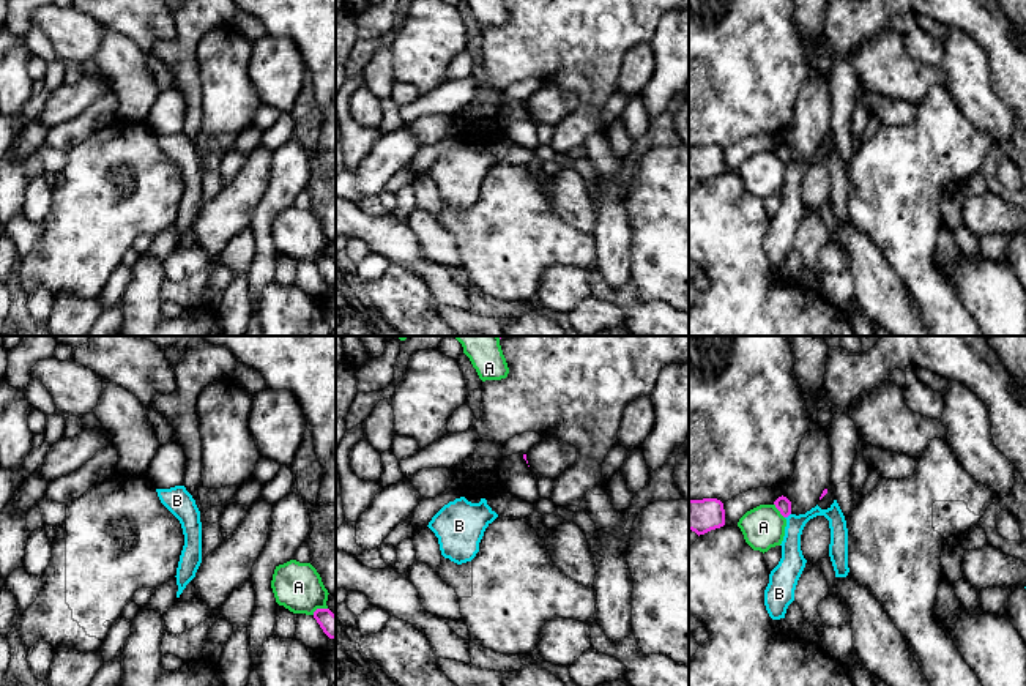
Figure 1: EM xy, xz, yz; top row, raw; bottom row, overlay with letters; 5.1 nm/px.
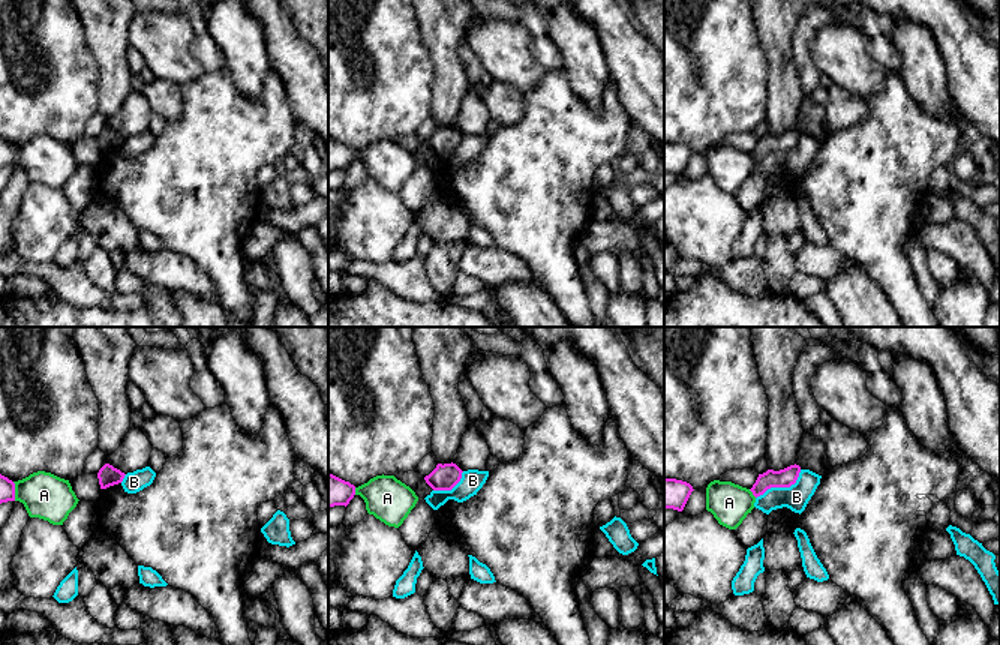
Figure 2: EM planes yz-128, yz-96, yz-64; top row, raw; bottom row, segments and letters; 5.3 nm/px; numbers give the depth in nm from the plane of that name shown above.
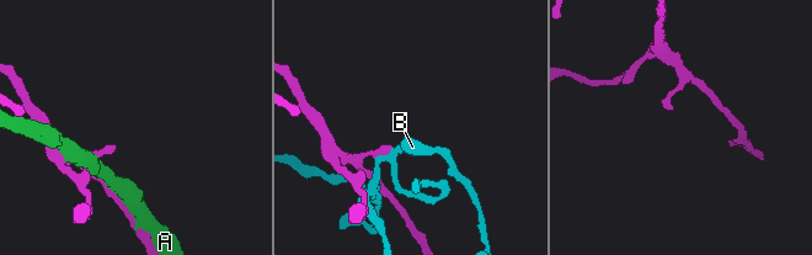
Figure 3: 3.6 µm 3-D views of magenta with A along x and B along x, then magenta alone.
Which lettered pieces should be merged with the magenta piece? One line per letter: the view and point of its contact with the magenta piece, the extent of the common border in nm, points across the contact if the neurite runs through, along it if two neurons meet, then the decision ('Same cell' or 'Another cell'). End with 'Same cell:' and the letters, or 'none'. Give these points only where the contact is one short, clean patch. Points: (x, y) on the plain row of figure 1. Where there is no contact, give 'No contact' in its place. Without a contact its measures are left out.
A: Touches magenta at yz (779, 156). Shared border 90 nm. Another cell
B: Touches magenta at yz (787, 163). Shared border 40 nm. Boundary: yz (790, 160), (785, 164). Another cell
Same cell: none

